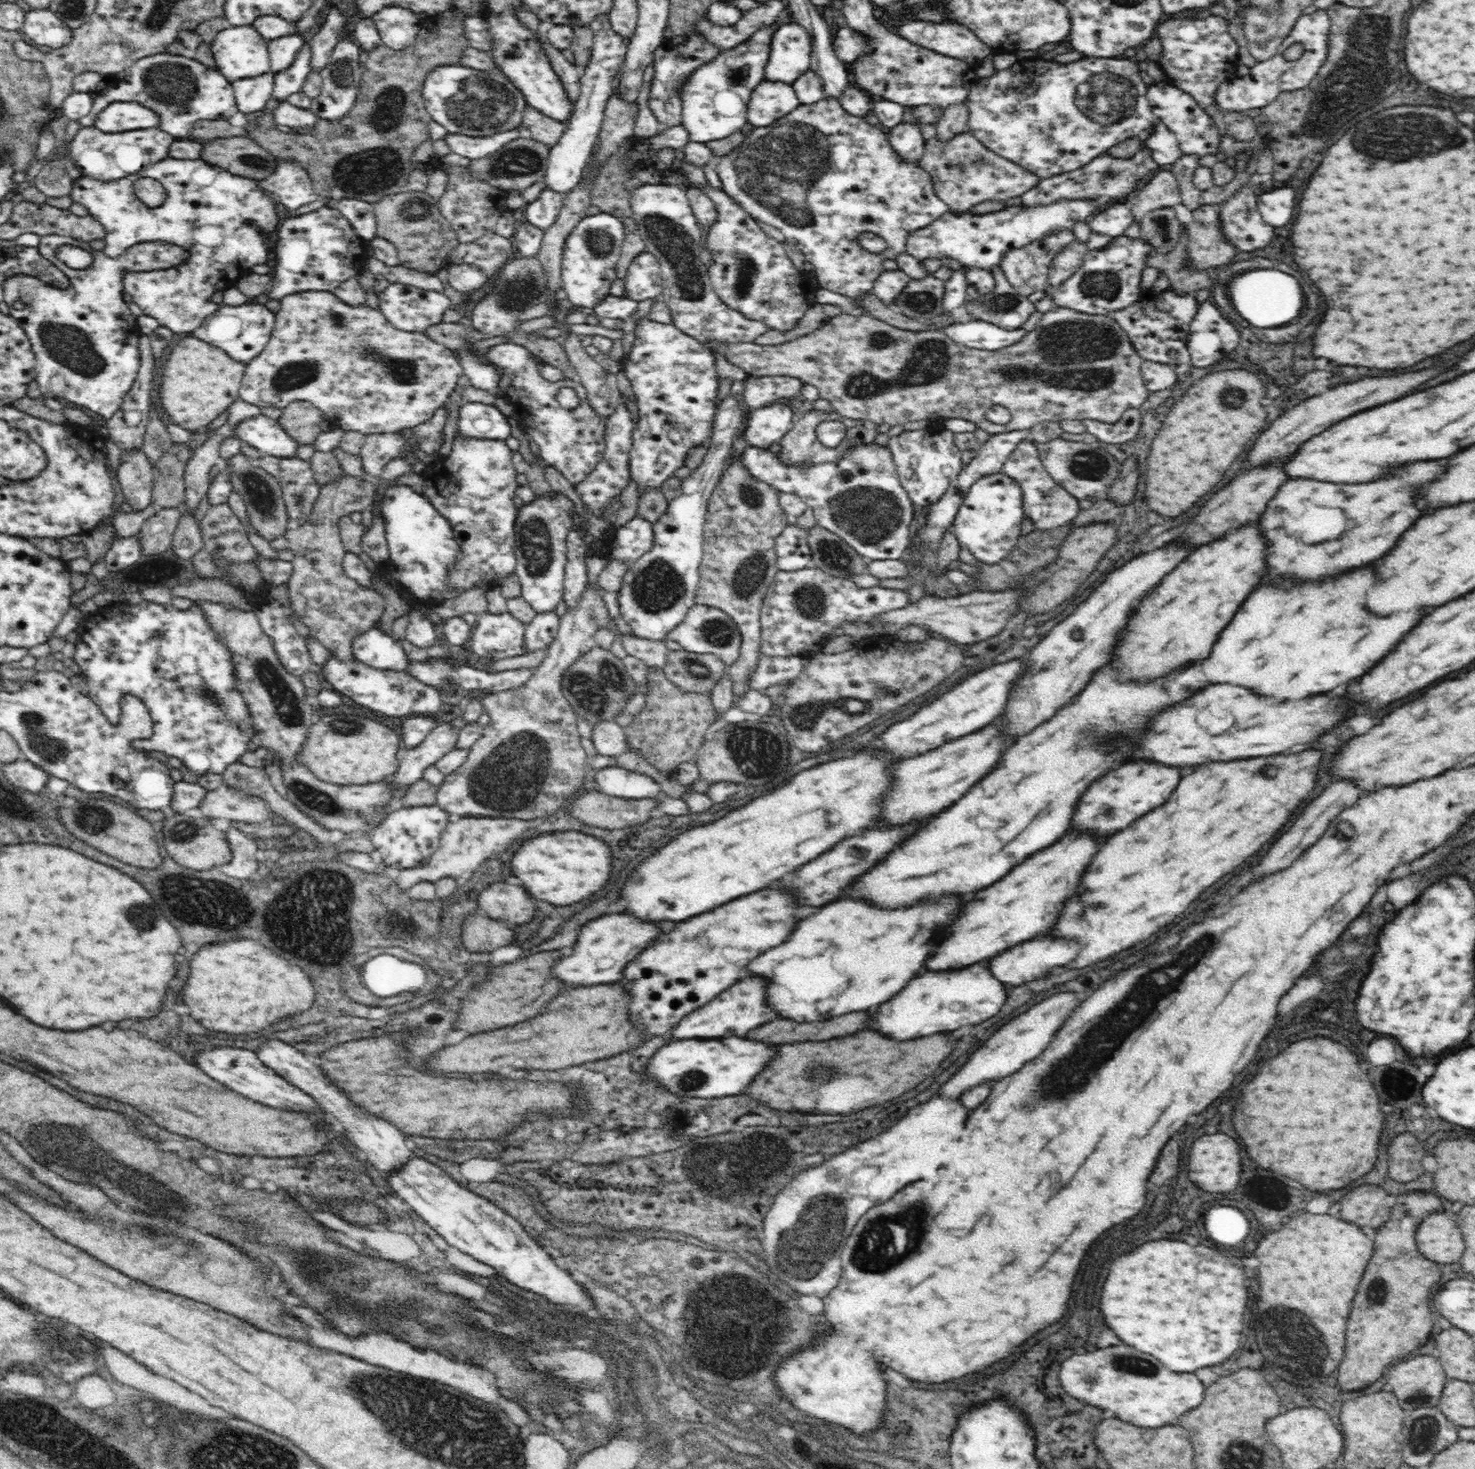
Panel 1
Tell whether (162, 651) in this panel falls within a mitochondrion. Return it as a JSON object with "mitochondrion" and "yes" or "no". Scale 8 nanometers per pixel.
{"mitochondrion":"no"}

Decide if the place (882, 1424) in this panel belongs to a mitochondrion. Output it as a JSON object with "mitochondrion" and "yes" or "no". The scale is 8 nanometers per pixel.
{"mitochondrion":"no"}

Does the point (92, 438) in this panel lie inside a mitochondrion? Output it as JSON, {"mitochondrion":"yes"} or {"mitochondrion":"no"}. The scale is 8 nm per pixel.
{"mitochondrion":"no"}

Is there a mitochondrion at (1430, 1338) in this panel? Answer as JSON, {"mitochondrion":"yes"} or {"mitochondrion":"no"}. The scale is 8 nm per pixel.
{"mitochondrion":"no"}

